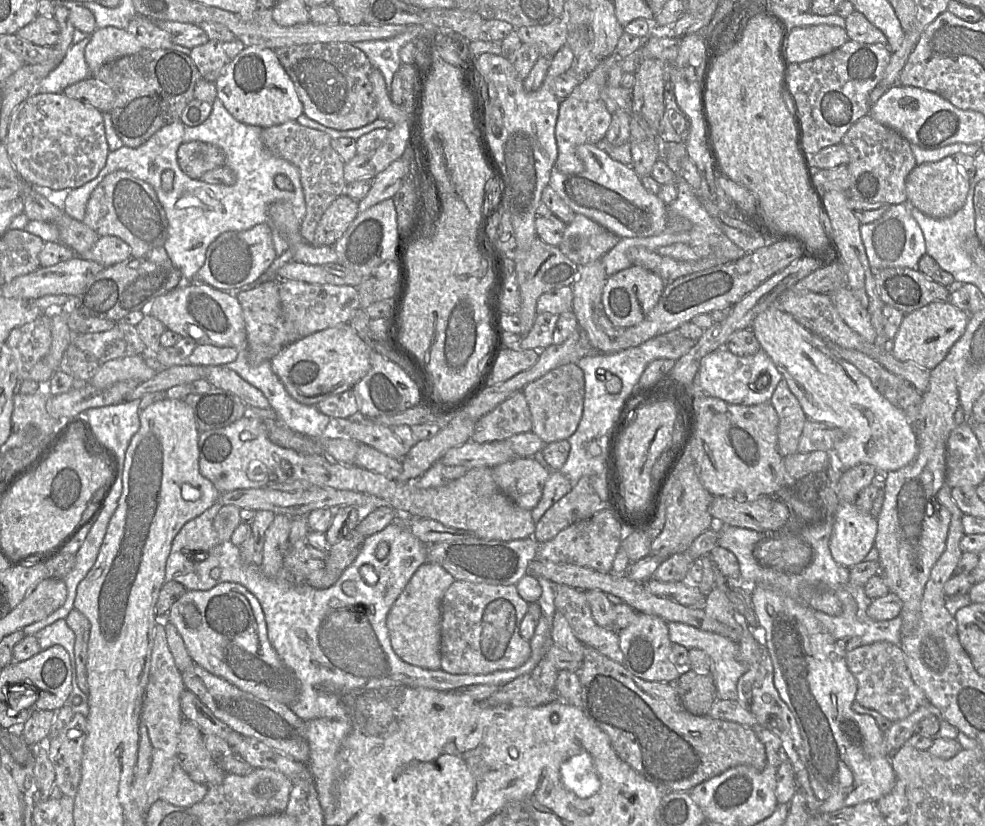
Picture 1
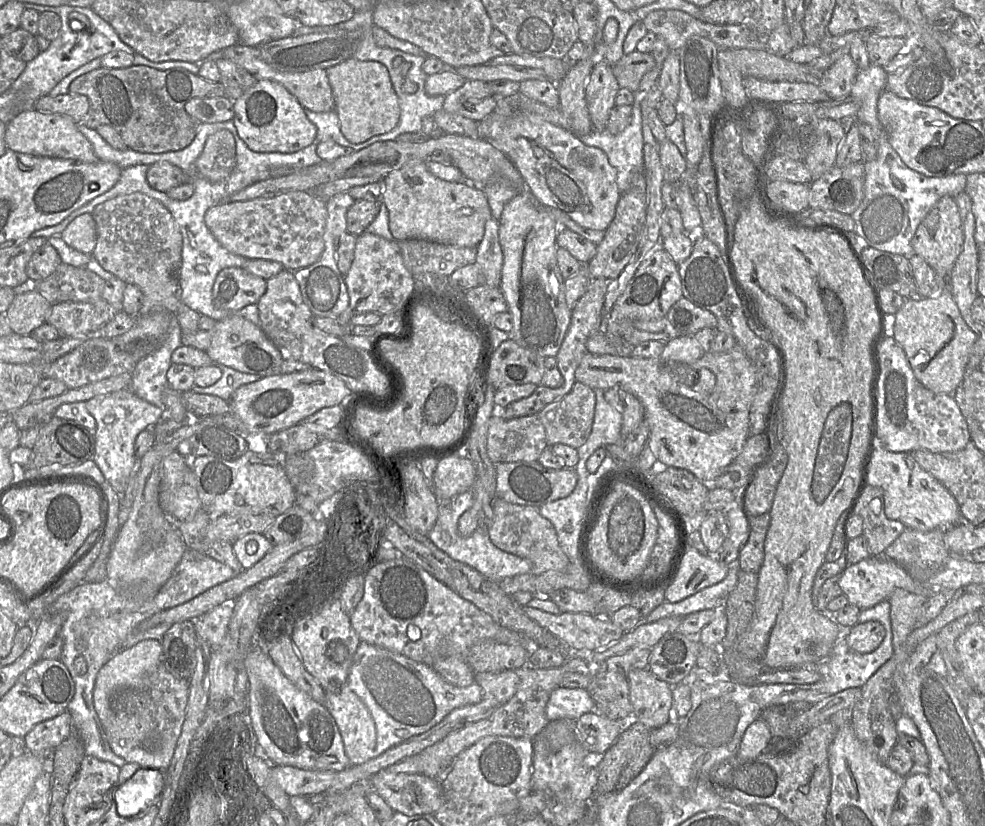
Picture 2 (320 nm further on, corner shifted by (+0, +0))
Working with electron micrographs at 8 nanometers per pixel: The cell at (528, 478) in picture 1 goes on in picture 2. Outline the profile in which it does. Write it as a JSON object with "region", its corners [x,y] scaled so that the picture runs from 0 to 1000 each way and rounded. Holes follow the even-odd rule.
{"region":[[[505,602],[501,614],[501,626],[494,630],[494,645],[498,656],[516,669],[534,677],[539,683],[539,692],[549,696],[555,691],[573,691],[579,677],[571,666],[561,634],[549,625],[545,613],[526,611]]]}

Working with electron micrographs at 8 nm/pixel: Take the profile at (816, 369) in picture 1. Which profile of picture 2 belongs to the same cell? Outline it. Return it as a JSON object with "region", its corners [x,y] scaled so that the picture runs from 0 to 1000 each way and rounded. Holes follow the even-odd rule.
{"region":[[[890,538],[881,564],[880,584],[882,587],[893,590],[896,593],[899,625],[914,631],[920,639],[938,644],[960,640],[973,634],[977,628],[974,611],[969,600],[955,584],[934,565],[925,547],[905,547],[894,538]]]}

